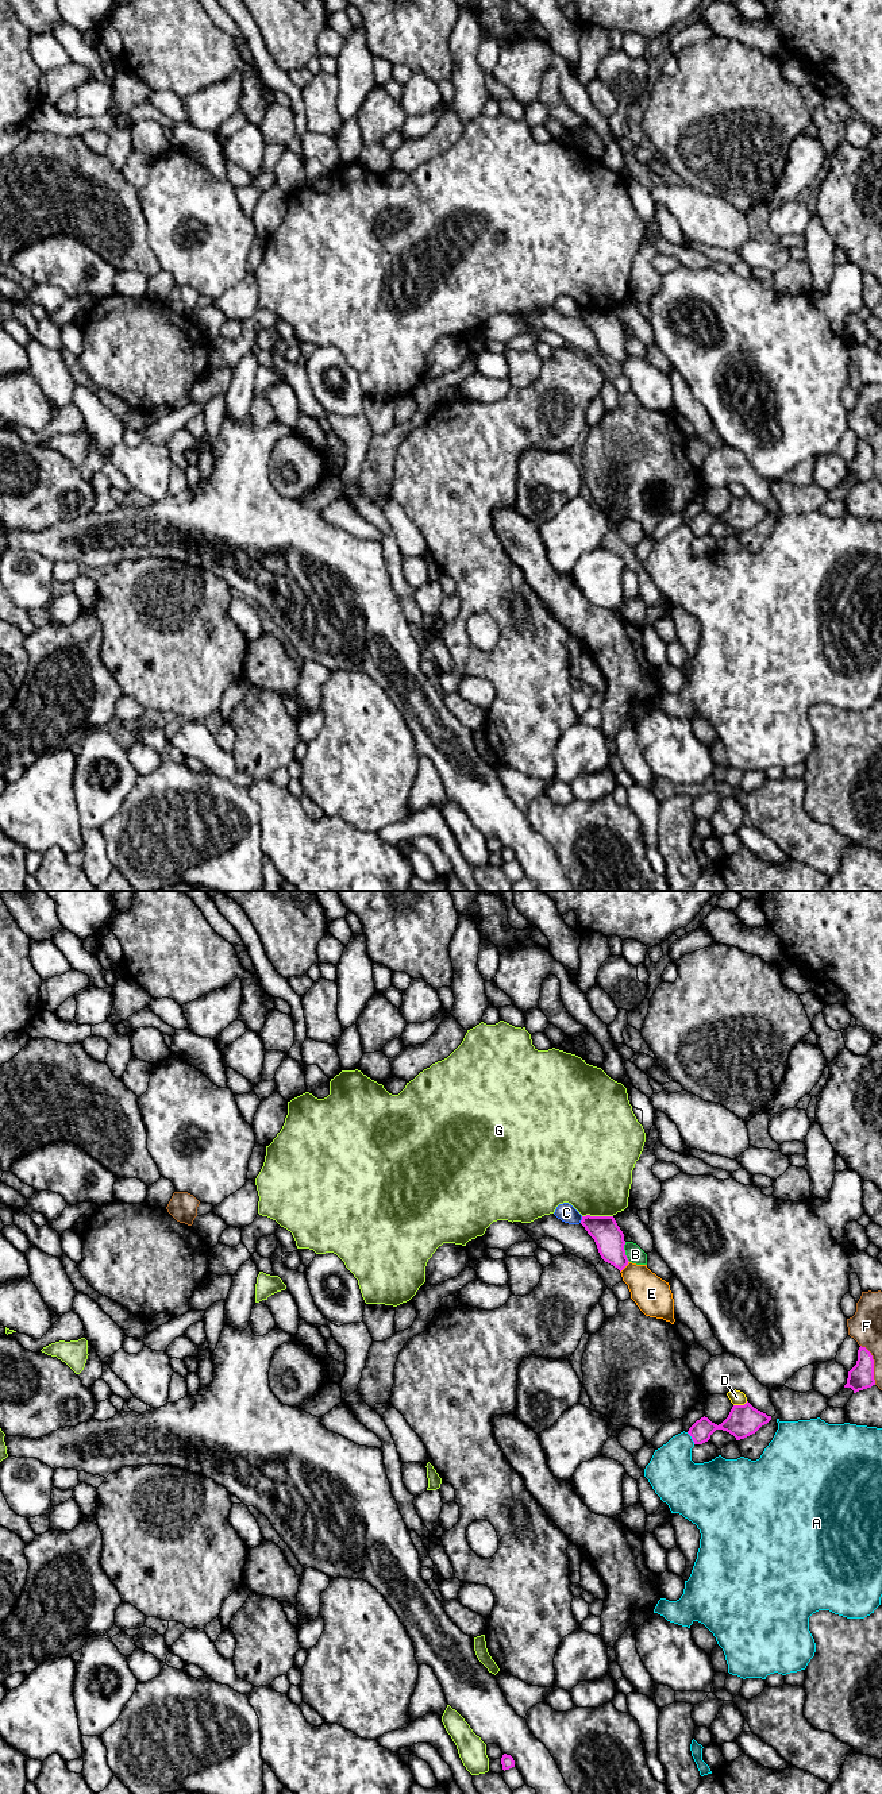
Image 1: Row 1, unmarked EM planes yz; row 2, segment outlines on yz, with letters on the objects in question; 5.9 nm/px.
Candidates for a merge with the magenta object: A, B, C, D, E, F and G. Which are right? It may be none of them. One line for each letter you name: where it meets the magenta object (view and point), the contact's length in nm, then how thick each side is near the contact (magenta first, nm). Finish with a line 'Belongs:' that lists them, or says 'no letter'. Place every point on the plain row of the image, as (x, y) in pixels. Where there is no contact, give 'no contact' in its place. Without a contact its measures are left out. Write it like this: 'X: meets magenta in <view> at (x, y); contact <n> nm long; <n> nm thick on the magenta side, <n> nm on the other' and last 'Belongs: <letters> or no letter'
Belongs: no letter

